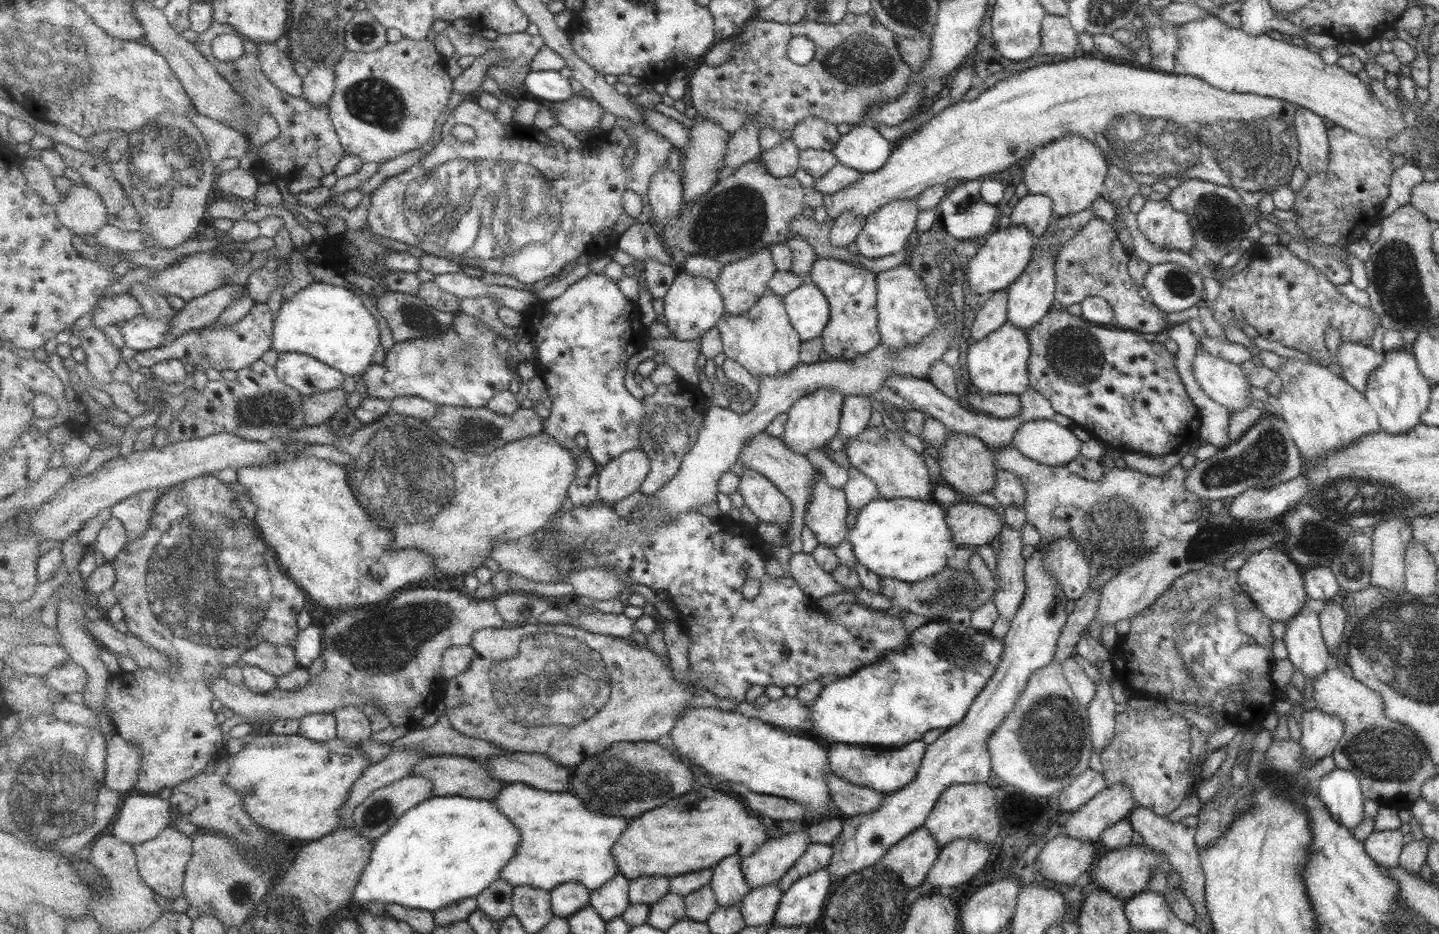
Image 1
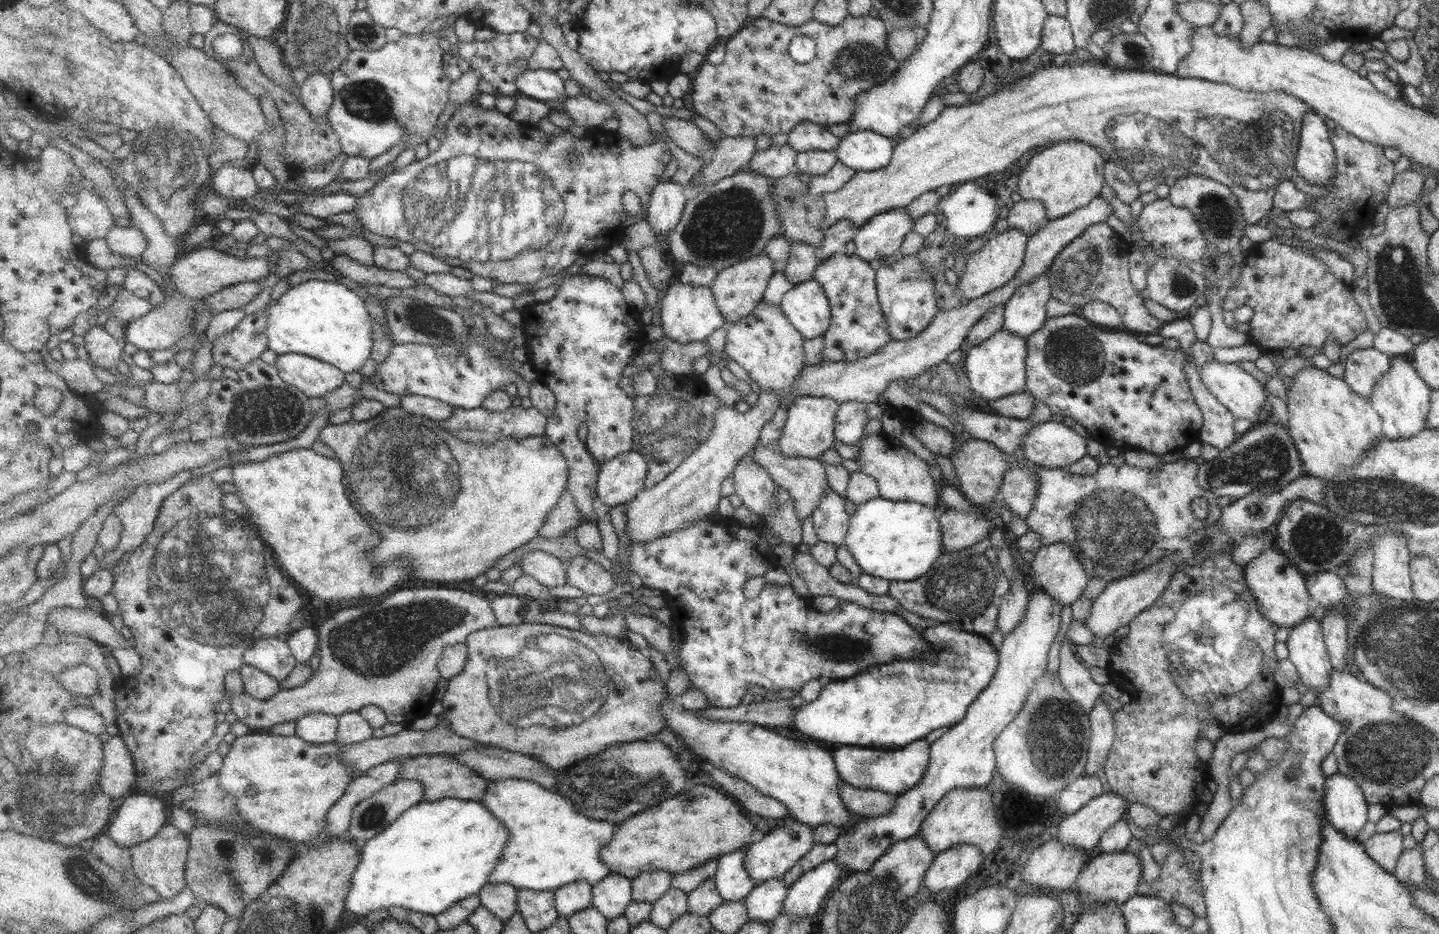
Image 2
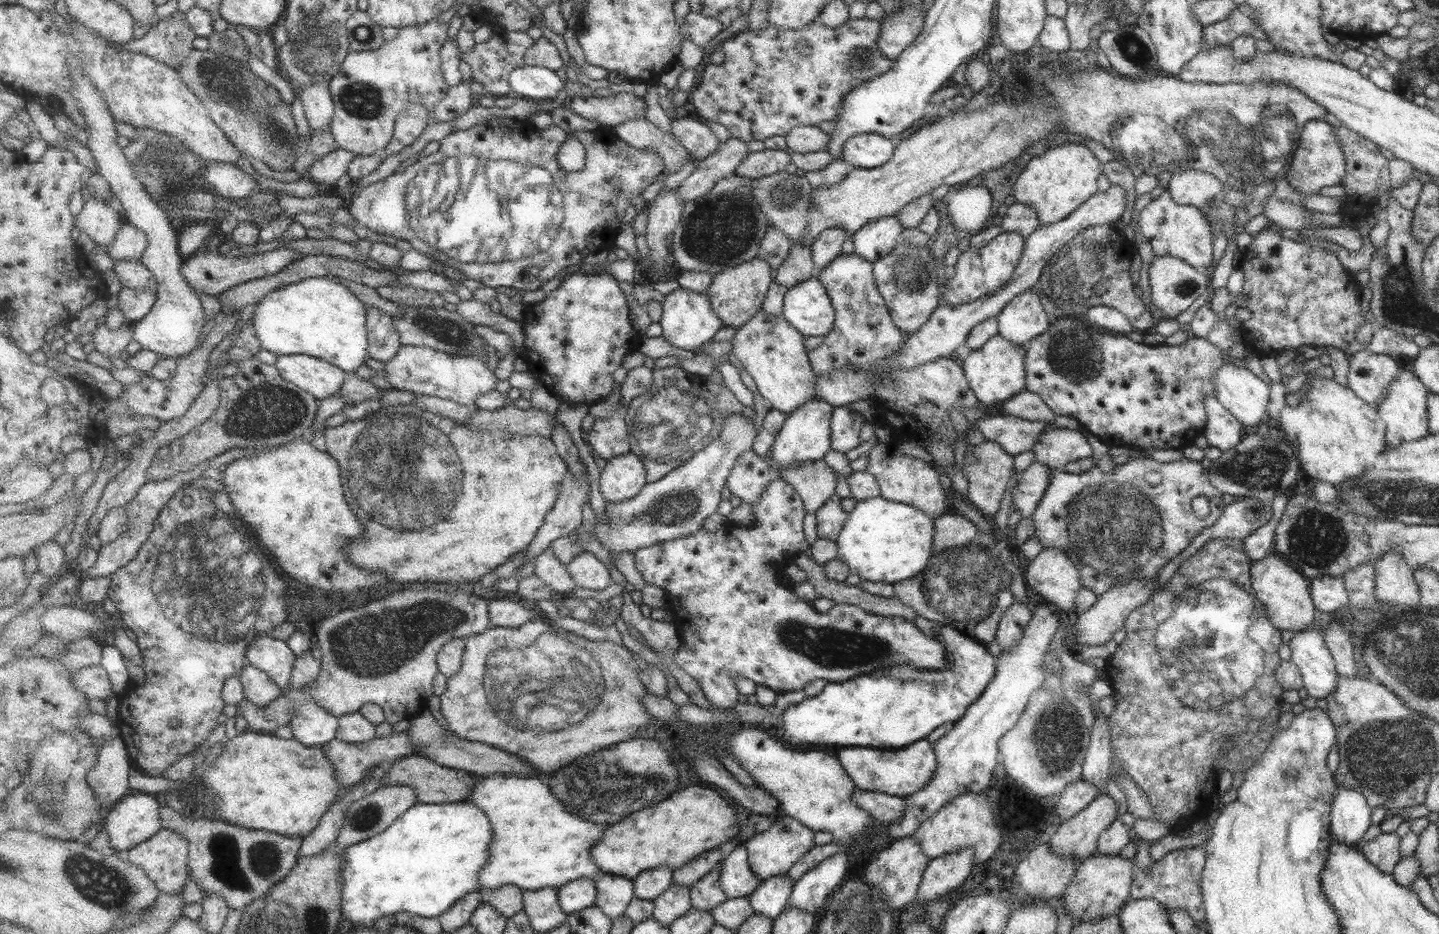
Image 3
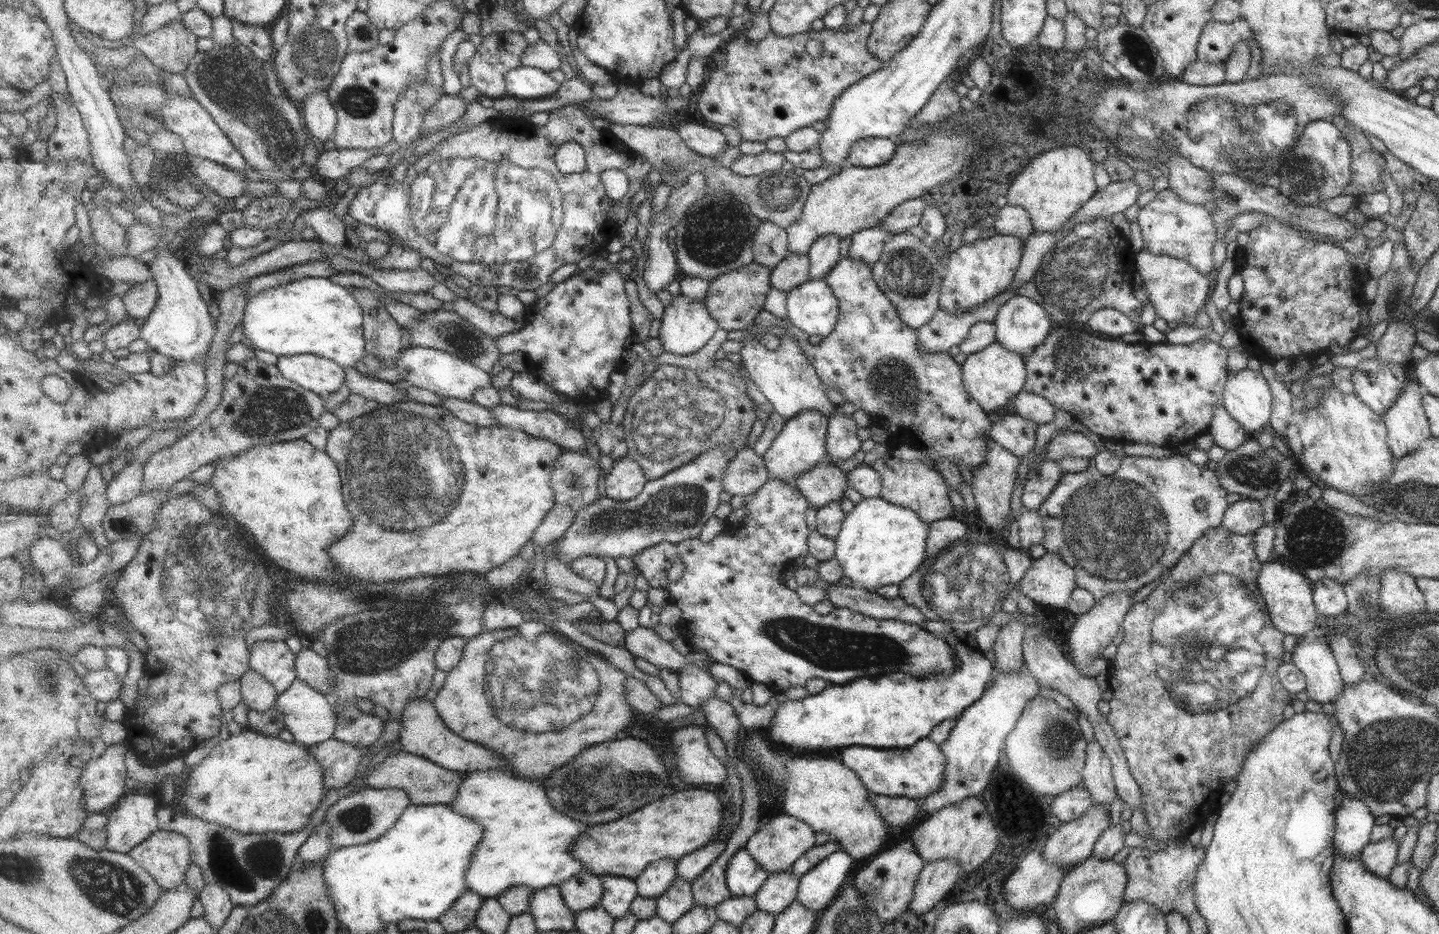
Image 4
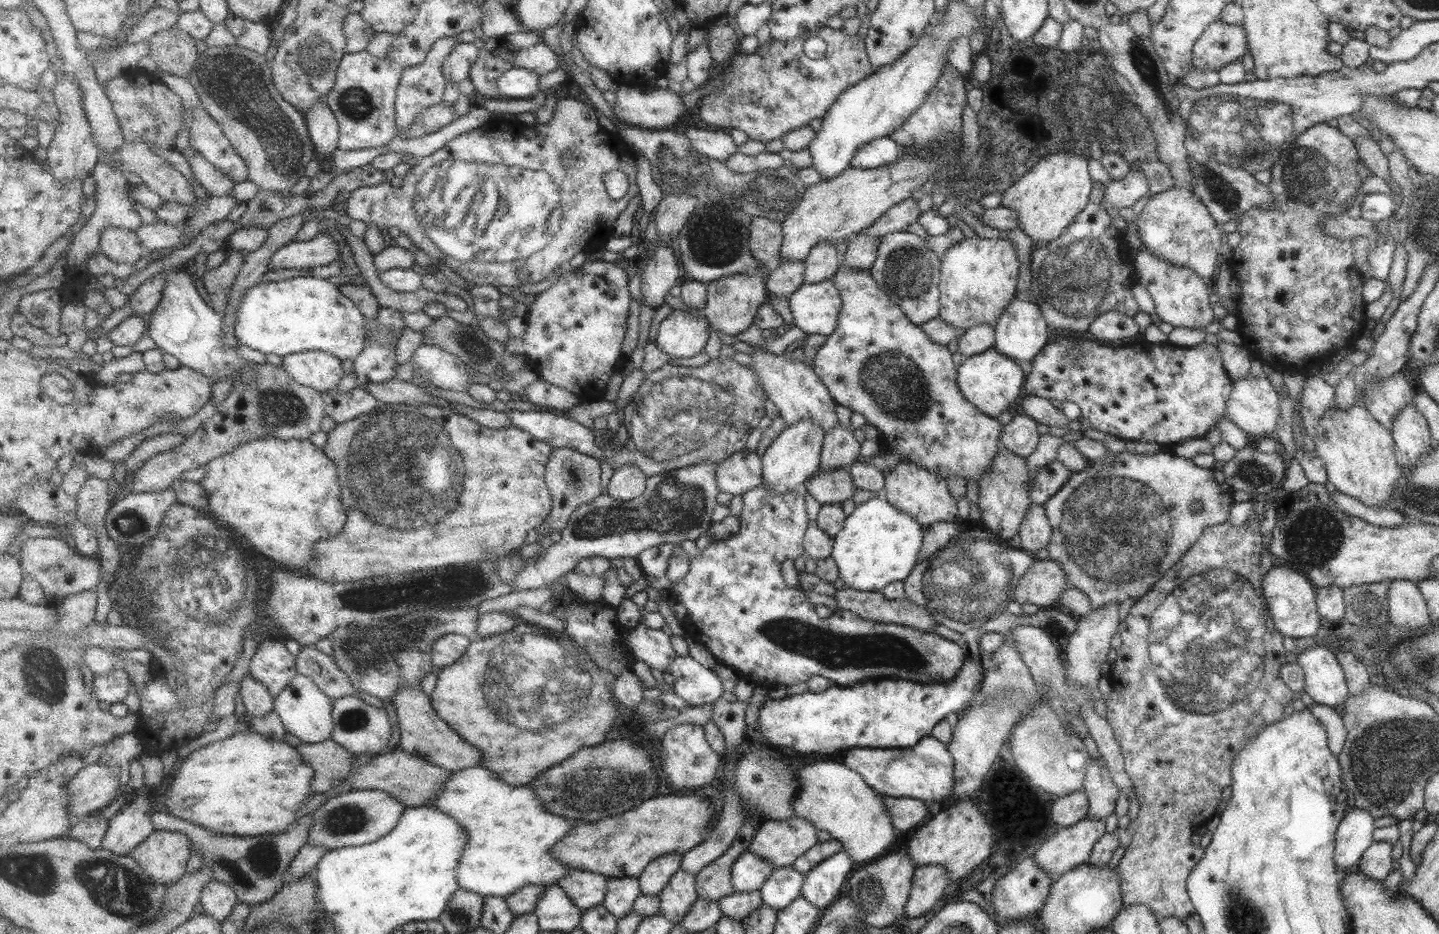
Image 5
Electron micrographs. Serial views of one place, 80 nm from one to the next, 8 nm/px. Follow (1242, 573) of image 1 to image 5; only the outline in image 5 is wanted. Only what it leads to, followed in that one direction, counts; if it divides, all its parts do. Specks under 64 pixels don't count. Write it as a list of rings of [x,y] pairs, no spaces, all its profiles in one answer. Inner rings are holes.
[[[1275,566],[1264,573],[1261,587],[1267,604],[1270,605],[1275,628],[1283,633],[1283,636],[1289,636],[1298,641],[1305,636],[1313,637],[1319,626],[1319,618],[1315,612],[1315,592],[1313,592],[1313,586],[1307,582],[1307,577],[1303,578],[1301,574],[1293,570]]]

